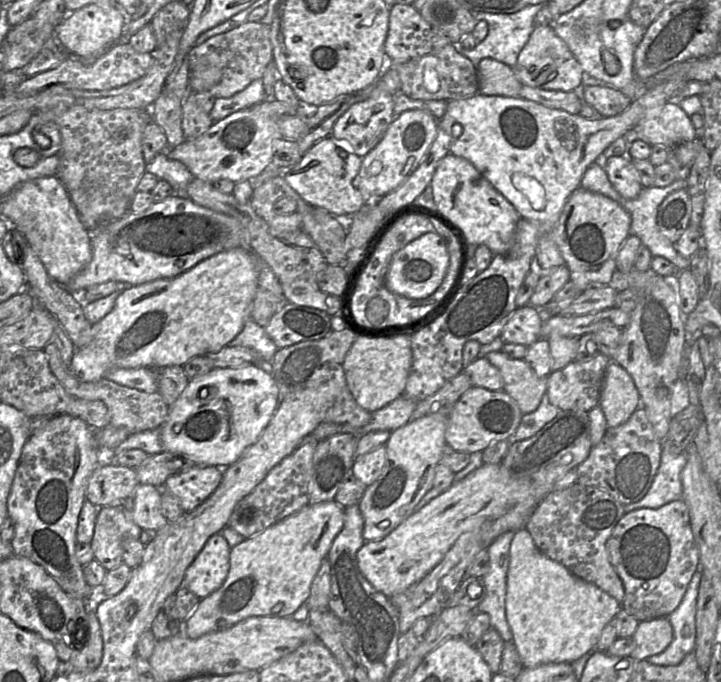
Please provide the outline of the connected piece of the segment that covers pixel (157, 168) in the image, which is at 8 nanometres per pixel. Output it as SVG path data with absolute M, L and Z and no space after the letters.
M160 153L146 164L145 170L167 181L172 186L174 195L188 198L187 186L195 177L180 161L169 159Z

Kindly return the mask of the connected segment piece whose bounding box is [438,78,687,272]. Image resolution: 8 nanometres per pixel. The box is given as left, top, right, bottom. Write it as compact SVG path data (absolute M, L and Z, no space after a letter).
M672 78L654 86L646 93L633 100L621 114L613 117L587 119L579 114L548 108L542 104L520 97L486 96L481 93L463 99L449 100L444 116L438 120L439 127L452 136L452 126L456 123L463 128L461 136L453 139L450 154L462 157L474 167L499 191L516 209L522 218L538 223L540 239L536 249L535 266L545 272L565 264L557 244L552 240L552 231L557 224L563 207L572 193L580 187L582 177L615 140L635 129L647 112L669 102L681 92L687 81L683 78Z

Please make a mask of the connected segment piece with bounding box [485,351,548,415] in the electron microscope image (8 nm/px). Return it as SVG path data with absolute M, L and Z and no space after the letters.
M500 351L485 358L500 371L503 390L515 400L521 413L535 411L546 392L548 377L538 377L524 359L509 359Z

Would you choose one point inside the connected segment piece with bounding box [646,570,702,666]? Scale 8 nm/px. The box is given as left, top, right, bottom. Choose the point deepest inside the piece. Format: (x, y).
(683, 619)

